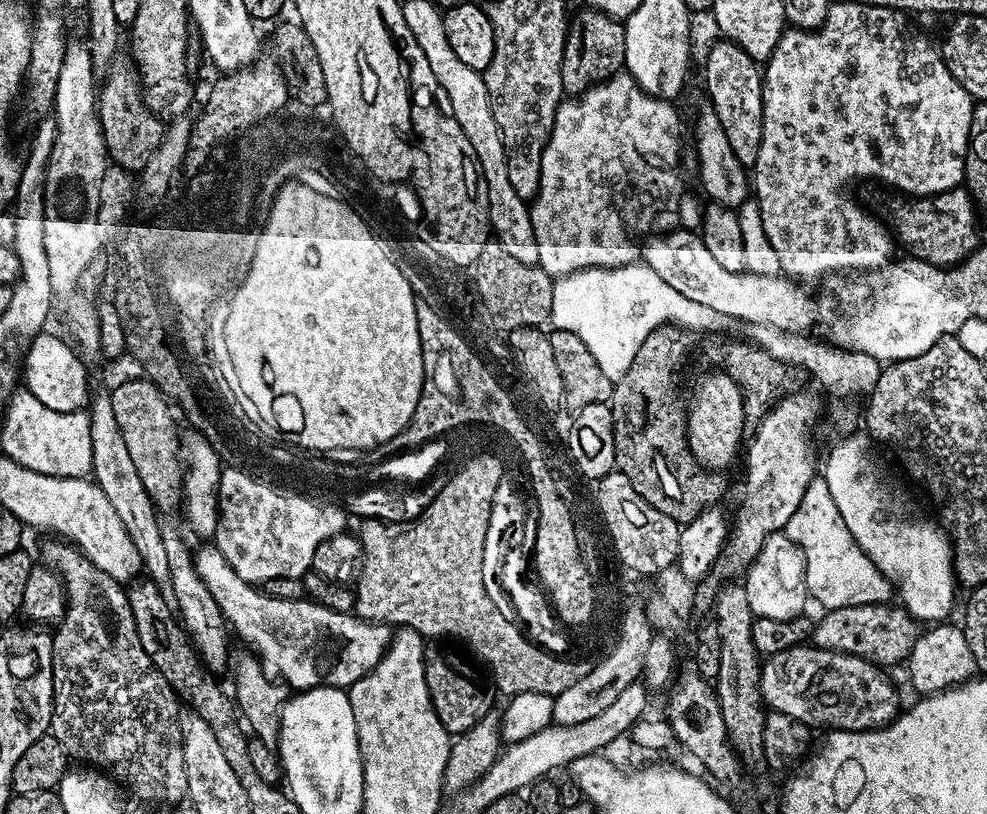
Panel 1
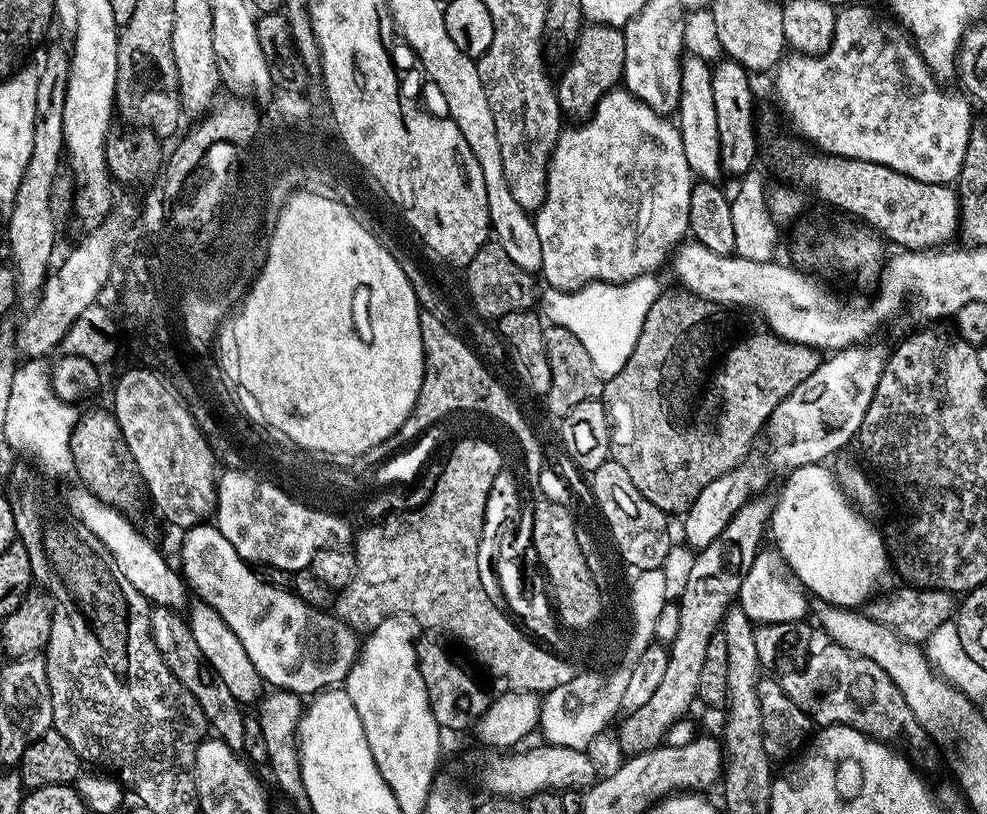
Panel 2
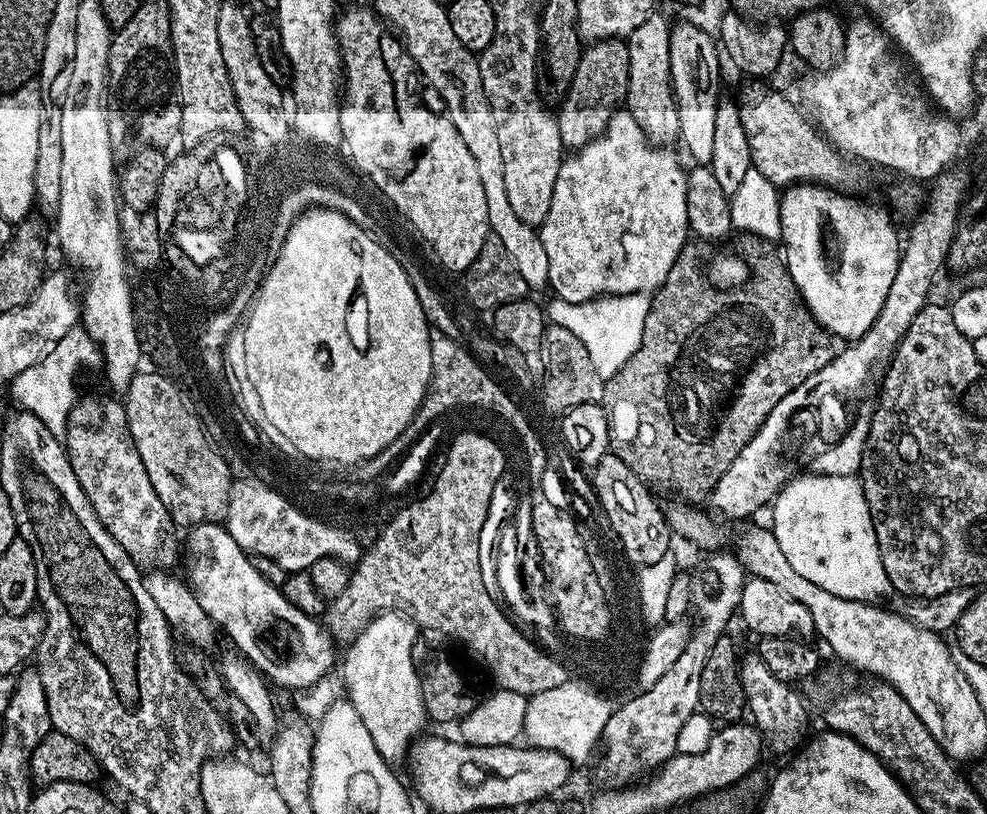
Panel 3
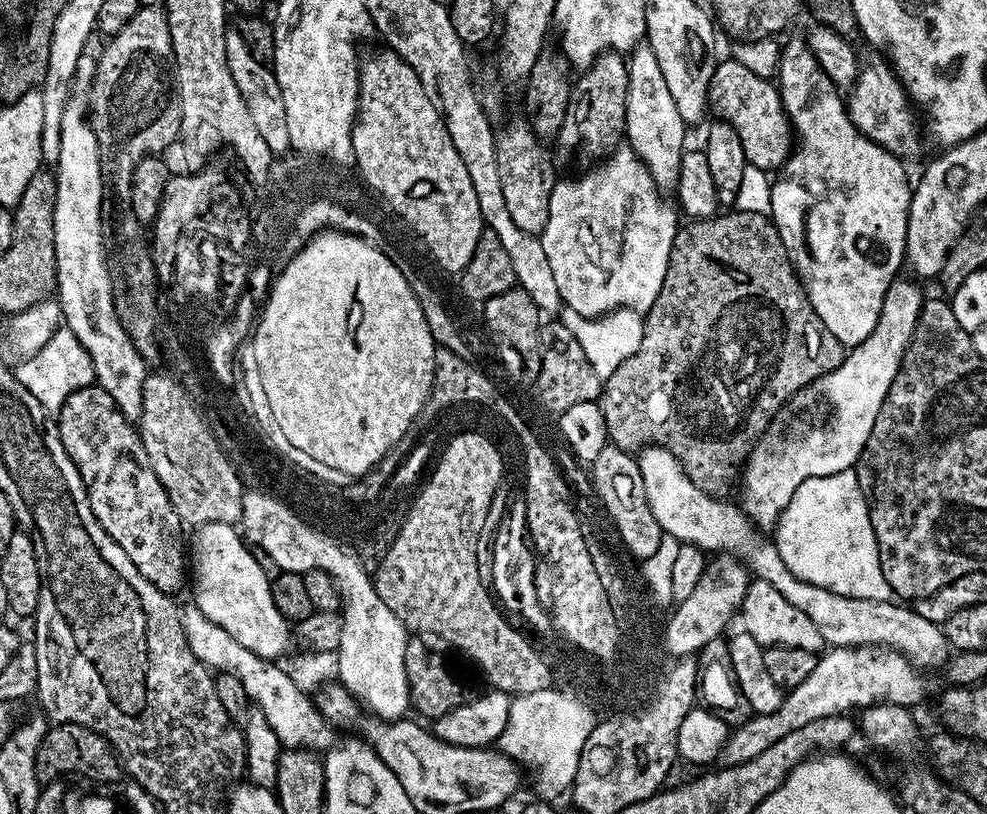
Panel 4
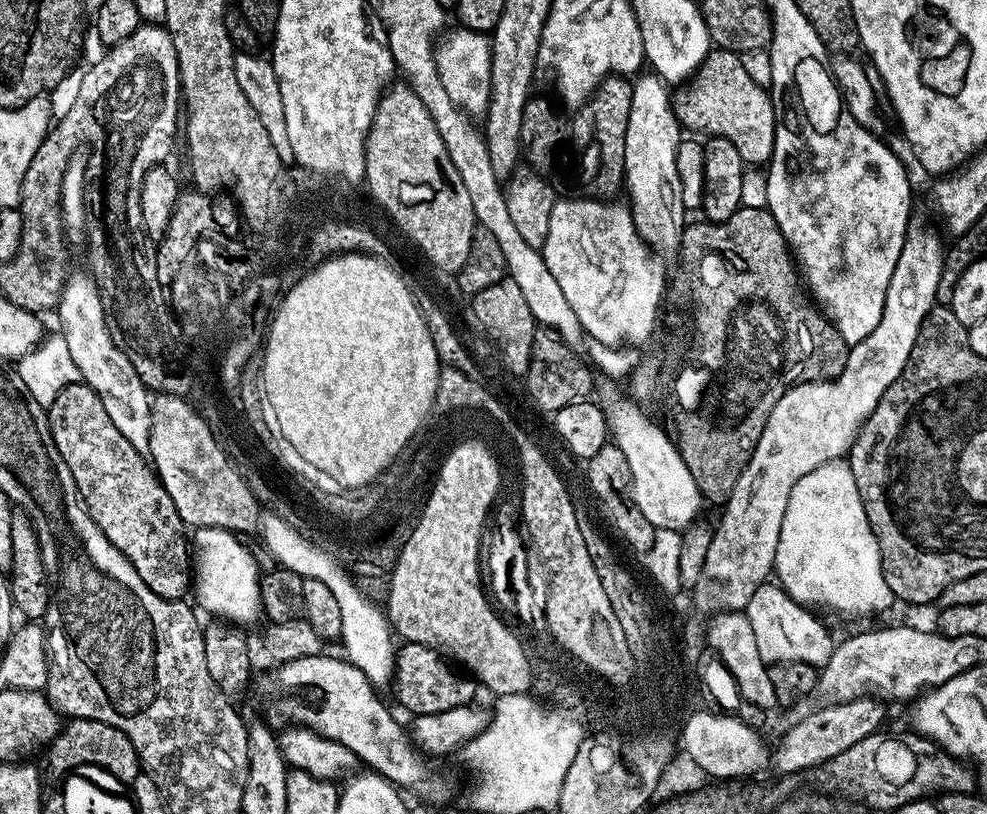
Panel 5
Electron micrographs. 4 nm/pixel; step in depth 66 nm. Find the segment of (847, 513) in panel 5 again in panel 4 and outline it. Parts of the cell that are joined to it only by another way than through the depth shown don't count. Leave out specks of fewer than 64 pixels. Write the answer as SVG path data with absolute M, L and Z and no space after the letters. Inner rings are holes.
M855 471L815 476L802 482L780 515L774 529L774 543L790 574L802 582L846 598L872 601L893 599L892 587L880 569L870 514Z

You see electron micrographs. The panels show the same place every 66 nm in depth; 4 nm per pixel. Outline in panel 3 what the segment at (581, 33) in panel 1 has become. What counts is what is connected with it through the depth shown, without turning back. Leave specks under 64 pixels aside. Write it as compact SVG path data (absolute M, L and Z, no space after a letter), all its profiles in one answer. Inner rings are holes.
M620 38L594 40L581 51L578 70L574 70L574 82L570 82L570 90L559 101L555 113L558 134L565 142L587 142L606 130L610 118L625 103L628 95L631 57L631 48Z

